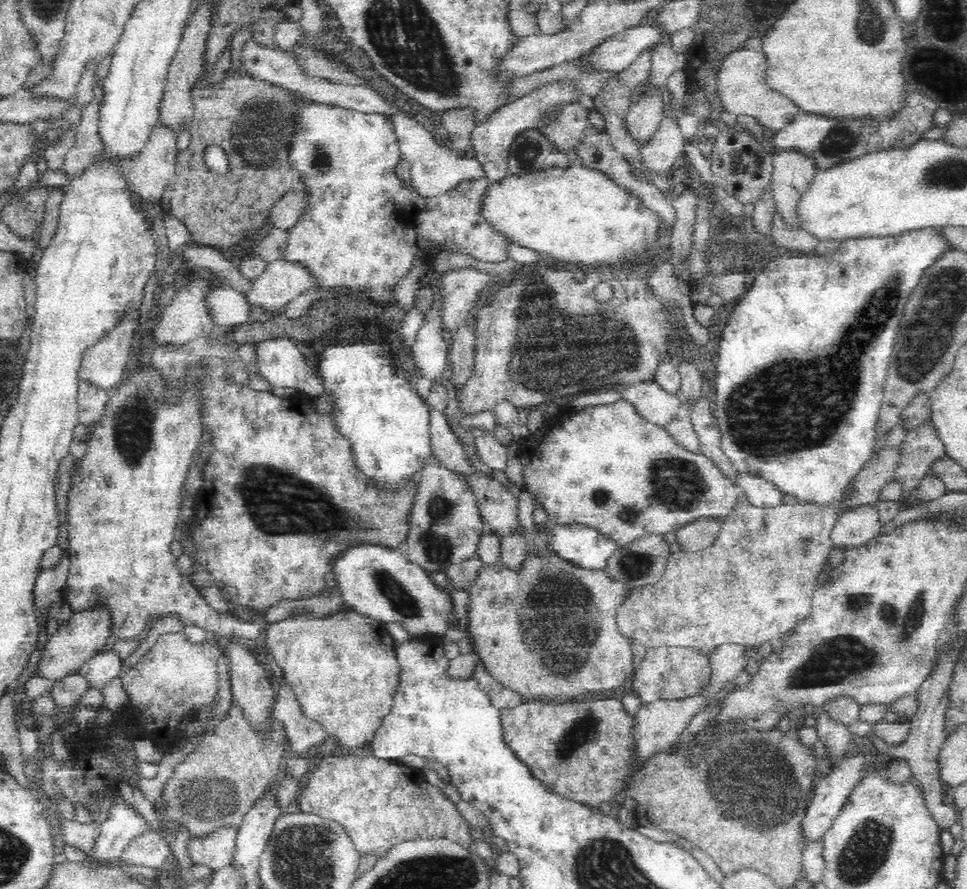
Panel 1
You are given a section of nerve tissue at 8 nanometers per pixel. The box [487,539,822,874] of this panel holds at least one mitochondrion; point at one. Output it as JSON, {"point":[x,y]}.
{"point":[739,766]}

